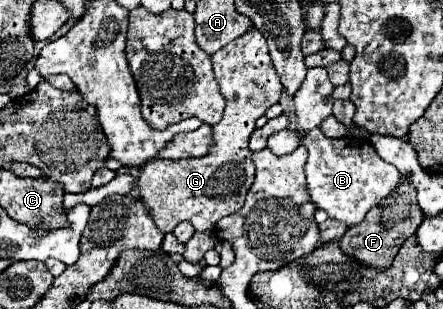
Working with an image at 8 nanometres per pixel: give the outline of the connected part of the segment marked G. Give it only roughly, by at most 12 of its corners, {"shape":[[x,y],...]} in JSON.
{"shape":[[250,27],[212,55],[226,97],[202,159],[136,189],[162,233],[212,231],[254,181],[248,139],[282,83]]}

